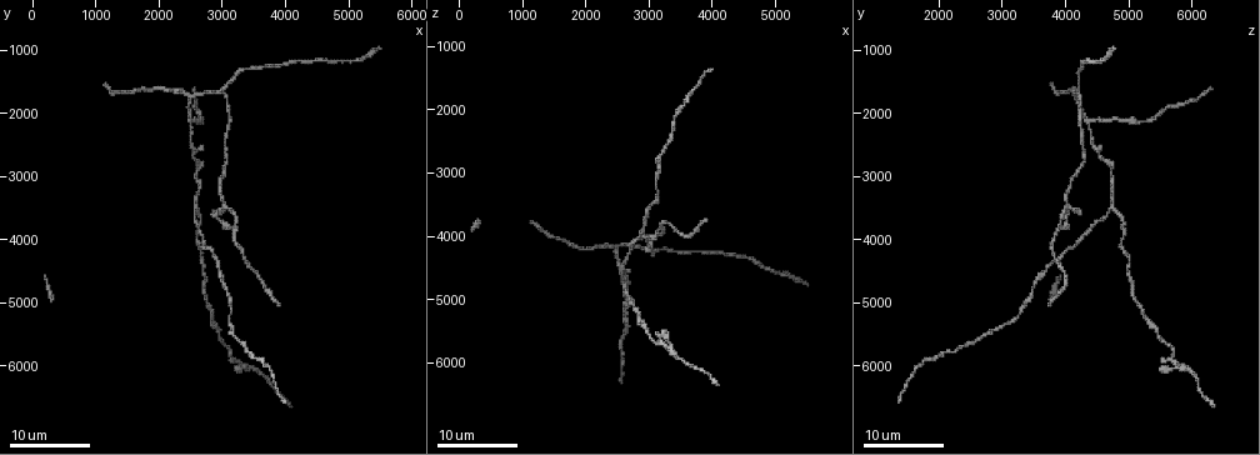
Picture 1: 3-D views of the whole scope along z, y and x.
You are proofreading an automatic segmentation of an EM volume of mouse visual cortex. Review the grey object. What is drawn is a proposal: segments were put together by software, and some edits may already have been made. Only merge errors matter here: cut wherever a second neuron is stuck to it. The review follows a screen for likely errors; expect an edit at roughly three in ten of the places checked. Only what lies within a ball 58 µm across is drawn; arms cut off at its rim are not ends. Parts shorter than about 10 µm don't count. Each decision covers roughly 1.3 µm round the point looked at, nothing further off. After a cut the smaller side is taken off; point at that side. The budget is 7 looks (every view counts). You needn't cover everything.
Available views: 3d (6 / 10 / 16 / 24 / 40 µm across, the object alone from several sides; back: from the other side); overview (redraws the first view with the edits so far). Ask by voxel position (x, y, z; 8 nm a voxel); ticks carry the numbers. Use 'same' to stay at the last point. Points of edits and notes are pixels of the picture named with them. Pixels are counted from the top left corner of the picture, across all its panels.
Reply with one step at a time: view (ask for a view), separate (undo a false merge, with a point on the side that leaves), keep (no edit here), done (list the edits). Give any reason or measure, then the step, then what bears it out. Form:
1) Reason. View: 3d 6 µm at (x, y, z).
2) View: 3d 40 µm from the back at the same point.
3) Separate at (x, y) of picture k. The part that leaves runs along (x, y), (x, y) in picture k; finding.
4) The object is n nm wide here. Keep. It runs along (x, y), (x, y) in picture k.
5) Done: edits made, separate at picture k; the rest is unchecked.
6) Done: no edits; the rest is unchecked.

Three-way junction. View: 3d 16 µm at (3250, 3700, 3900).

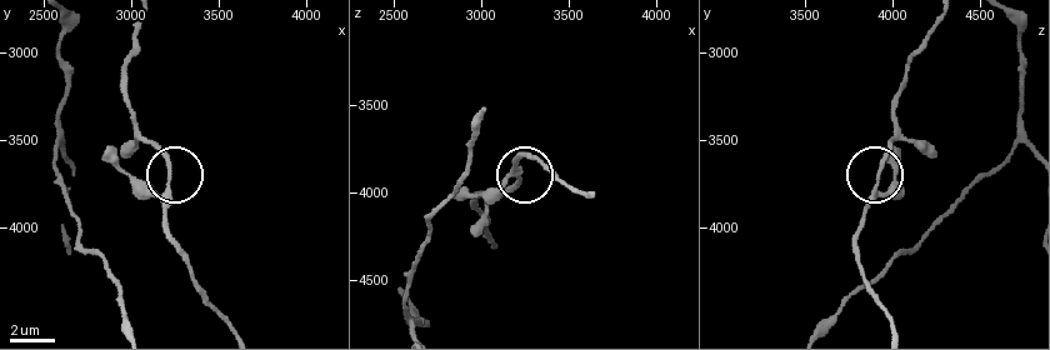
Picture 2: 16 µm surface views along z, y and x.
View: 3d 6 µm at (3220, 3740, 3920).

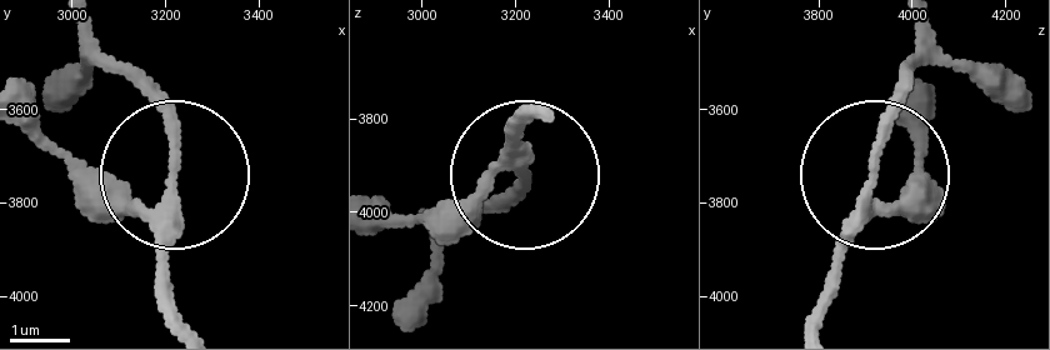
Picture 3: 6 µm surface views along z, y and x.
View: 3d 6 µm from the back at (3215, 3735, 3920).

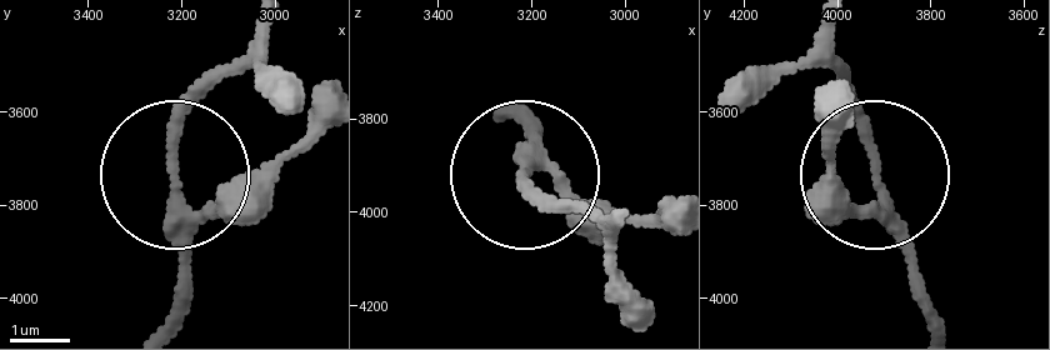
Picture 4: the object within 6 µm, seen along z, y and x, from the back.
3 arms meet here. Keep. It runs along (268, 25), (178, 144), (178, 324) in picture 4; continuous, no second neuron.

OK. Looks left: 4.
Thick turns thin. View: 3d 16 µm at (2900, 5450, 5450).

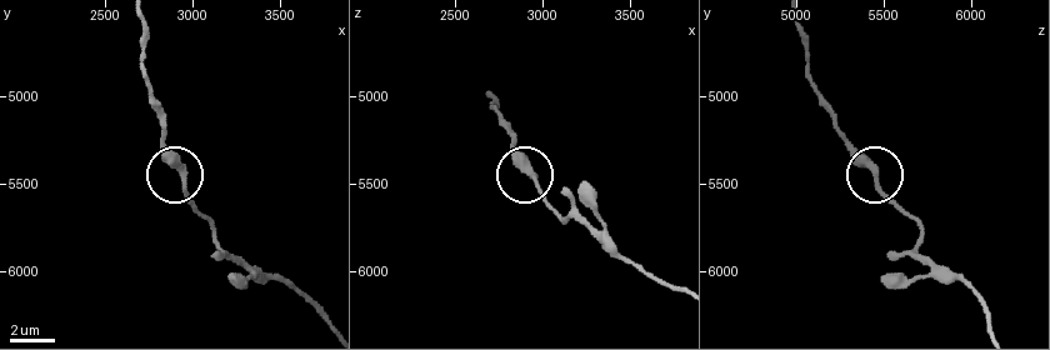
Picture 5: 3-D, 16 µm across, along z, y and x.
View: 3d 6 µm at (2940, 5480, 5460).

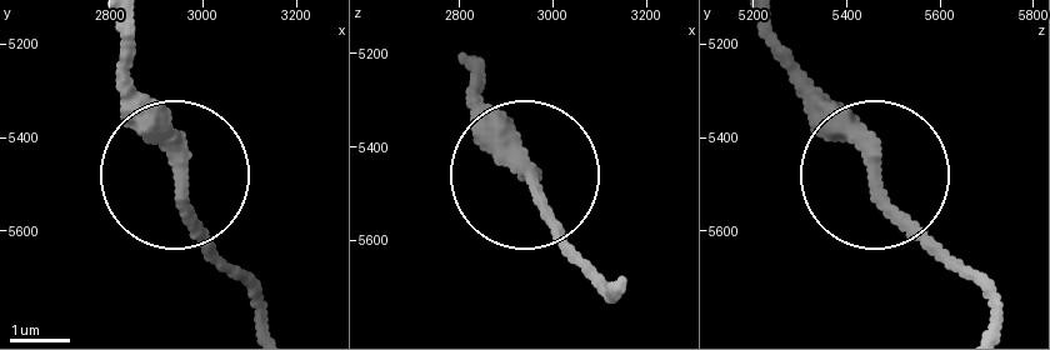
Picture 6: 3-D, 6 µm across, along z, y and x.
Keep. It runs along (761, 31), (975, 280) in picture 6; all the same neuron.

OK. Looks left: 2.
A fork. View: 3d 24 µm at (2650, 2900, 4750).

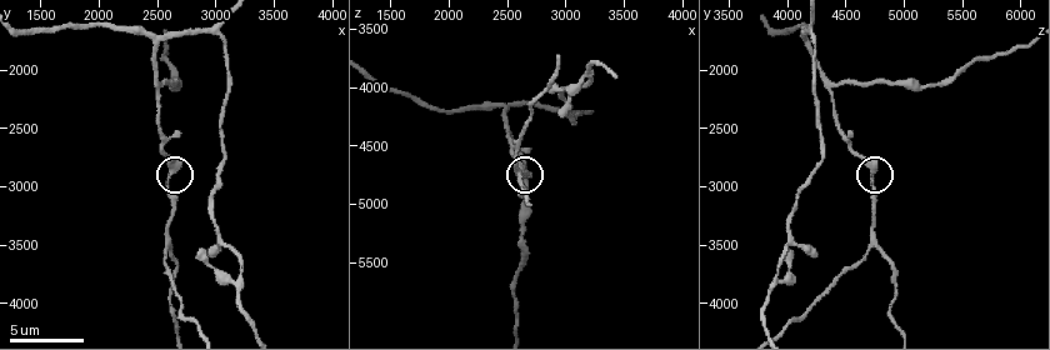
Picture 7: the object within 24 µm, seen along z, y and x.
View: 3d 10 µm at (2620, 2900, 4760).

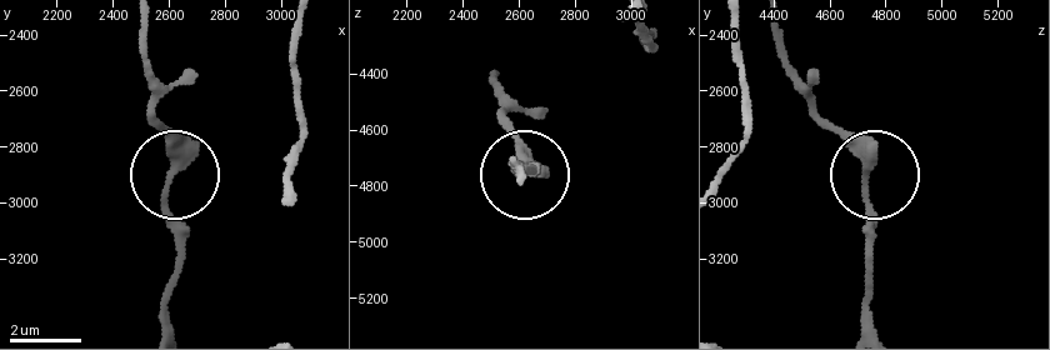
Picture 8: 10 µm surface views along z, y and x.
3 arms meet here. Keep. It runs along (859, 158), (868, 160), (814, 106) in picture 8; continuous, no second neuron.

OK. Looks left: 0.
Done: no edits; the rest is unchecked.

